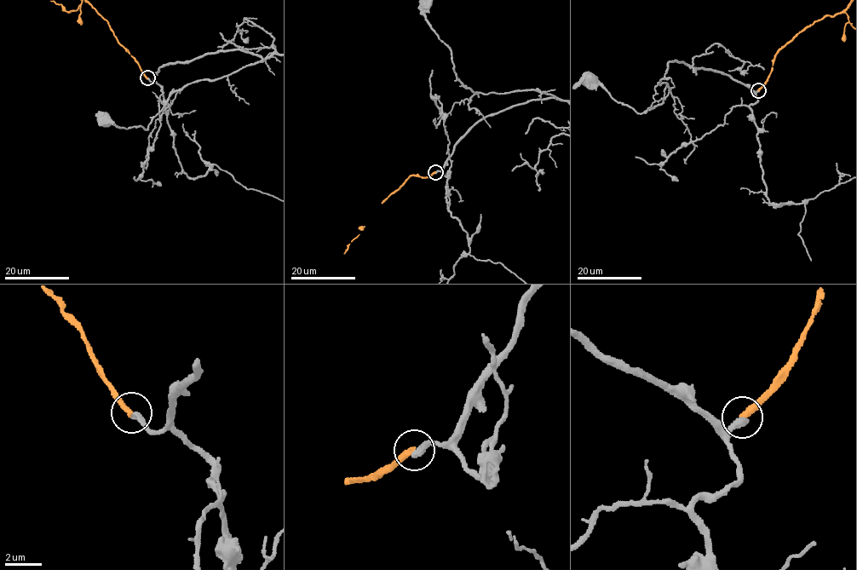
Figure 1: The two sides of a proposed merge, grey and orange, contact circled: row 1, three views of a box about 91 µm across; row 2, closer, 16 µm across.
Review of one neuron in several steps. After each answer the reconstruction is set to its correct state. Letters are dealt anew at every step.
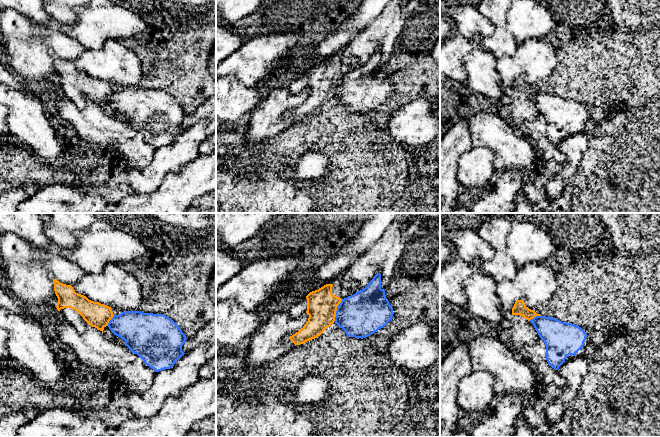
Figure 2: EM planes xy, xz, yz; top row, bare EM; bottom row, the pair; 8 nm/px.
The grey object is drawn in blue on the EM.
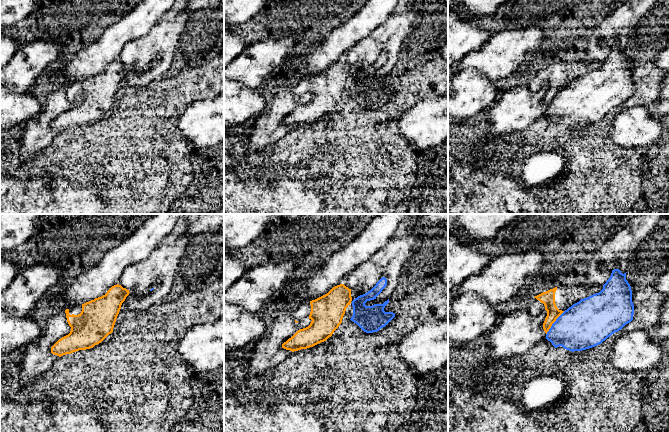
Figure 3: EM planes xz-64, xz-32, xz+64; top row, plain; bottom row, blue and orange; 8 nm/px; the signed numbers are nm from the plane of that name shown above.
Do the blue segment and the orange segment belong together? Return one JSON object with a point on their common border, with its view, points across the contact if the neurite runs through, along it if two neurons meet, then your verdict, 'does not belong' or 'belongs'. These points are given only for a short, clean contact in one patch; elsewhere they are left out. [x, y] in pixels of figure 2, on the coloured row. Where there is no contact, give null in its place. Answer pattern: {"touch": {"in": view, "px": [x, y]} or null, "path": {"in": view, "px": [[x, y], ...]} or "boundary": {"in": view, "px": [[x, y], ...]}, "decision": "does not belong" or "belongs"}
{"touch": {"in": "xz", "px": [337, 310]}, "boundary": {"in": "xz", "px": [[342, 299], [337, 307], [336, 316], [333, 321]]}, "decision": "does not belong"}

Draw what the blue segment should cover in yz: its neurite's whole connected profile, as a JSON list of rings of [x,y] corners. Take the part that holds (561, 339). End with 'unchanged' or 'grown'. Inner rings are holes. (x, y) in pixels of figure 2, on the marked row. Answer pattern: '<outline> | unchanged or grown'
[[[542,315],[534,317],[530,322],[544,341],[546,360],[555,370],[567,360],[584,357],[588,337],[581,327]]] | grown

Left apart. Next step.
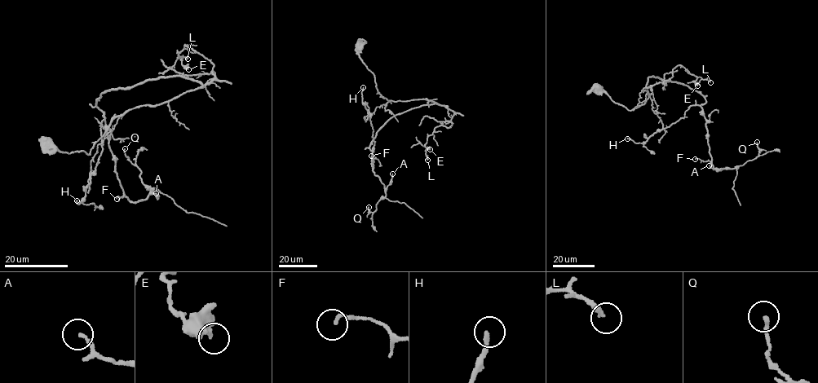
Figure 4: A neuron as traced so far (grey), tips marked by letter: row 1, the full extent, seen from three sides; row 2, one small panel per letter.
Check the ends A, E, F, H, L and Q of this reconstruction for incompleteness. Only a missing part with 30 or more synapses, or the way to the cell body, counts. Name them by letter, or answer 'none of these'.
H

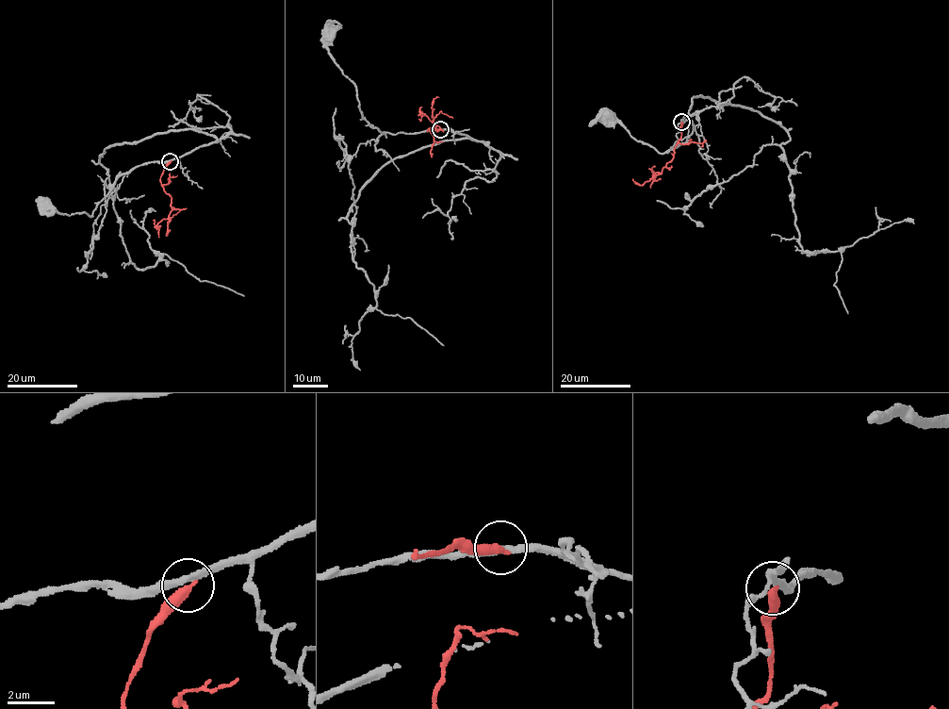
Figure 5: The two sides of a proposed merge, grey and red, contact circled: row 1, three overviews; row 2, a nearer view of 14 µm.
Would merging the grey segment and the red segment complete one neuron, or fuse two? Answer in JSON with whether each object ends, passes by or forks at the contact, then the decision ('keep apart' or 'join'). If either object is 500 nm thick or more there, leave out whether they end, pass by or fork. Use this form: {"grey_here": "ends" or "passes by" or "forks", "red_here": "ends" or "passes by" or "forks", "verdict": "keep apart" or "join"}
{"grey_here": "passes by", "red_here": "ends", "verdict": "join"}

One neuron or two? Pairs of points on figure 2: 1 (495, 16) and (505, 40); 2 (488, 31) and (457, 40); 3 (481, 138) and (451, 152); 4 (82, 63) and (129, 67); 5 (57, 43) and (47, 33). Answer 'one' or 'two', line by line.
1: one
2: two
3: two
4: one
5: one

